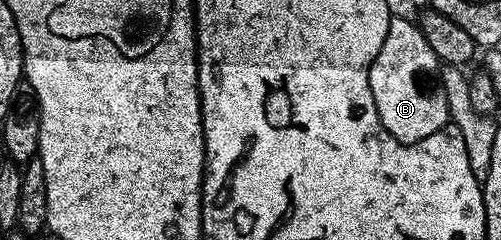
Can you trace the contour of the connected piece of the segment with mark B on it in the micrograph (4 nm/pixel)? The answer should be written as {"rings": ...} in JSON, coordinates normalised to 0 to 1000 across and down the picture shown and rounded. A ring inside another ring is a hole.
{"rings":[[[778,67],[772,158],[764,158],[764,192],[756,192],[756,225],[749,225],[737,279],[737,354],[764,525],[796,596],[840,608],[846,583],[860,579],[864,563],[866,579],[898,513],[886,383],[854,383],[840,354],[840,317],[854,300],[870,304],[874,283],[872,229],[868,208],[860,208],[852,158],[844,158],[838,96]]]}

